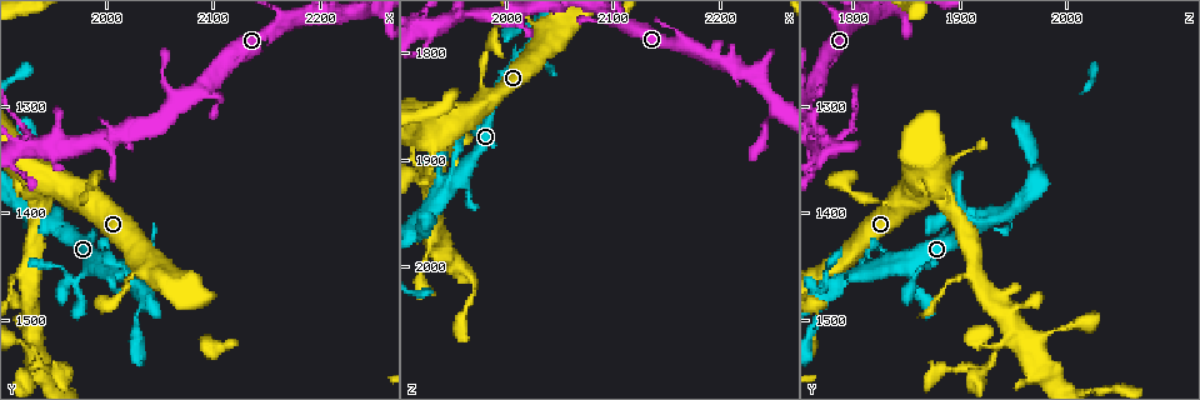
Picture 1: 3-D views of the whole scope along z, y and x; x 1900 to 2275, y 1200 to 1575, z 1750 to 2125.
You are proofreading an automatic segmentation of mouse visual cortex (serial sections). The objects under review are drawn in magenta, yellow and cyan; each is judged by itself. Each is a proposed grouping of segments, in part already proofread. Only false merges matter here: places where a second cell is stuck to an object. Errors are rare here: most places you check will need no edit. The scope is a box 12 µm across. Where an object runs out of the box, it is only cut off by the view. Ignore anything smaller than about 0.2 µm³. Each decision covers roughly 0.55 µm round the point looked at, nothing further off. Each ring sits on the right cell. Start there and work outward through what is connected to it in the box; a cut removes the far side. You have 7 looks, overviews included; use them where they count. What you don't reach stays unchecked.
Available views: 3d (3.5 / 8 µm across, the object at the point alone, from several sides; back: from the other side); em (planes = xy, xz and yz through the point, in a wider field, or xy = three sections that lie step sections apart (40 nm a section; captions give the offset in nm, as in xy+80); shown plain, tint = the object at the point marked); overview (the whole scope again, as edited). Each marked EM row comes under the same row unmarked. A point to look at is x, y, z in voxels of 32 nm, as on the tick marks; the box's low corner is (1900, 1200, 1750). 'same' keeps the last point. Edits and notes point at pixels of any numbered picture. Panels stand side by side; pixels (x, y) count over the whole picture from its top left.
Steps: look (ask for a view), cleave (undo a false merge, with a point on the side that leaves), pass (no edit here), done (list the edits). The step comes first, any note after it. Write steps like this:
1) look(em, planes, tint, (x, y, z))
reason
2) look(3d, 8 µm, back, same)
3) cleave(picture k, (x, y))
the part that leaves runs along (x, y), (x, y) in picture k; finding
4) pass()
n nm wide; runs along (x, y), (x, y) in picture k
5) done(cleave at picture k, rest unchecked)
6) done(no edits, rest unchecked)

look(3d, 3.5 µm, (1974, 1460, 1856))
sharp bend

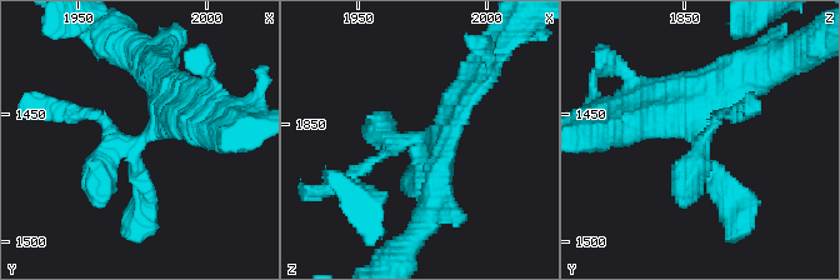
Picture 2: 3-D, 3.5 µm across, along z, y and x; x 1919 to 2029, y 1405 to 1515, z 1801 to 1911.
look(em, xy, step 5, tint, (1972, 1460, 1856))

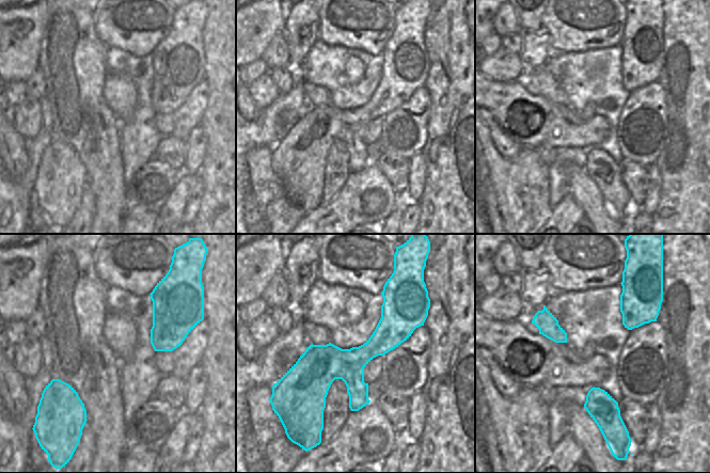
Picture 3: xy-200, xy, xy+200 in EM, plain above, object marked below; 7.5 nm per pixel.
pass()
runs along (724, 90), (695, 109), (683, 198) in picture 2; one cell here

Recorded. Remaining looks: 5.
look(3d, 3.5 µm, (1926, 1334, 1780))

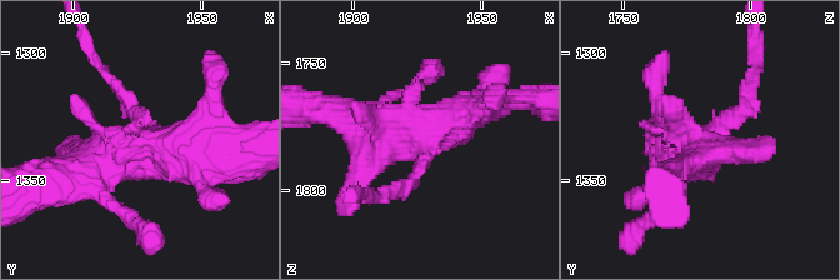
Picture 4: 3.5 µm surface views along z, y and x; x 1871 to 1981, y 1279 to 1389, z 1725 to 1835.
look(em, xy, step 5, tint, (1927, 1336, 1780))
now the EM

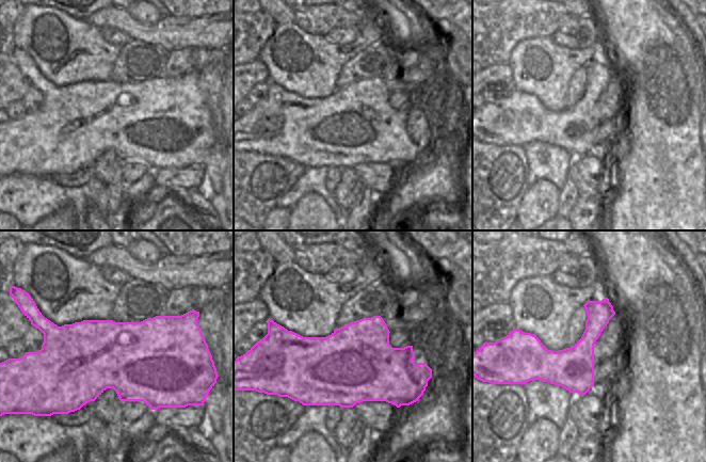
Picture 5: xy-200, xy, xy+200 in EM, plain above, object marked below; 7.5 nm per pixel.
pass()
runs along (213, 159), (144, 144), (101, 163), (98, 190) in picture 4; one cell here

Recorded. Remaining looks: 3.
look(3d, 3.5 µm, back, (1930, 1514, 1948))
thin arm on a thick one

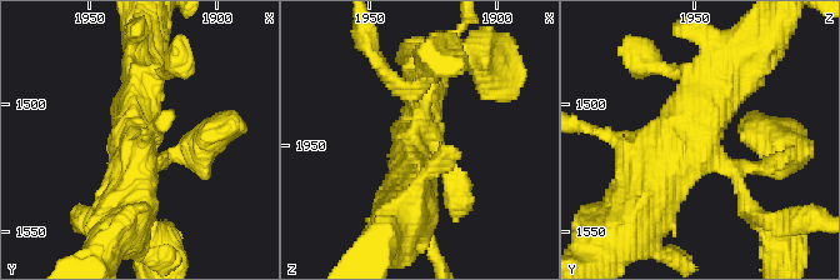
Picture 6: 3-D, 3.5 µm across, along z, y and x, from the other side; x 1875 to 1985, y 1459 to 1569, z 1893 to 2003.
look(em, xy, step 5, tint, (1931, 1515, 1945))
need the tissue

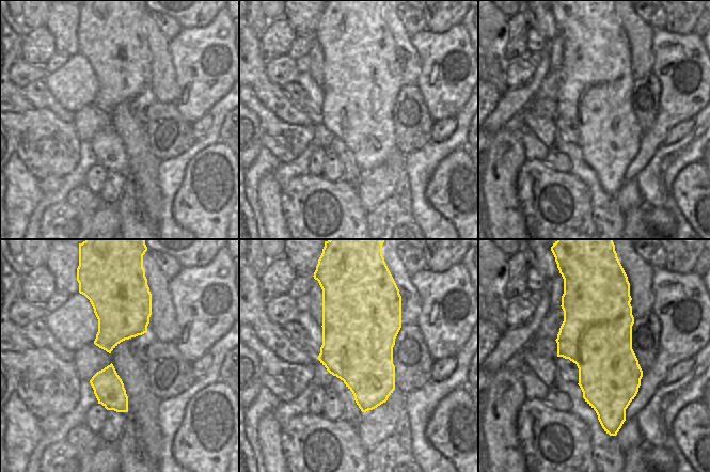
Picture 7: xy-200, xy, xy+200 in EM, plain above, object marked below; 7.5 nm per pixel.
pass()
runs along (748, 55), (641, 194) in picture 6; all the same cell

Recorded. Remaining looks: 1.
done(no edits, rest unchecked)

